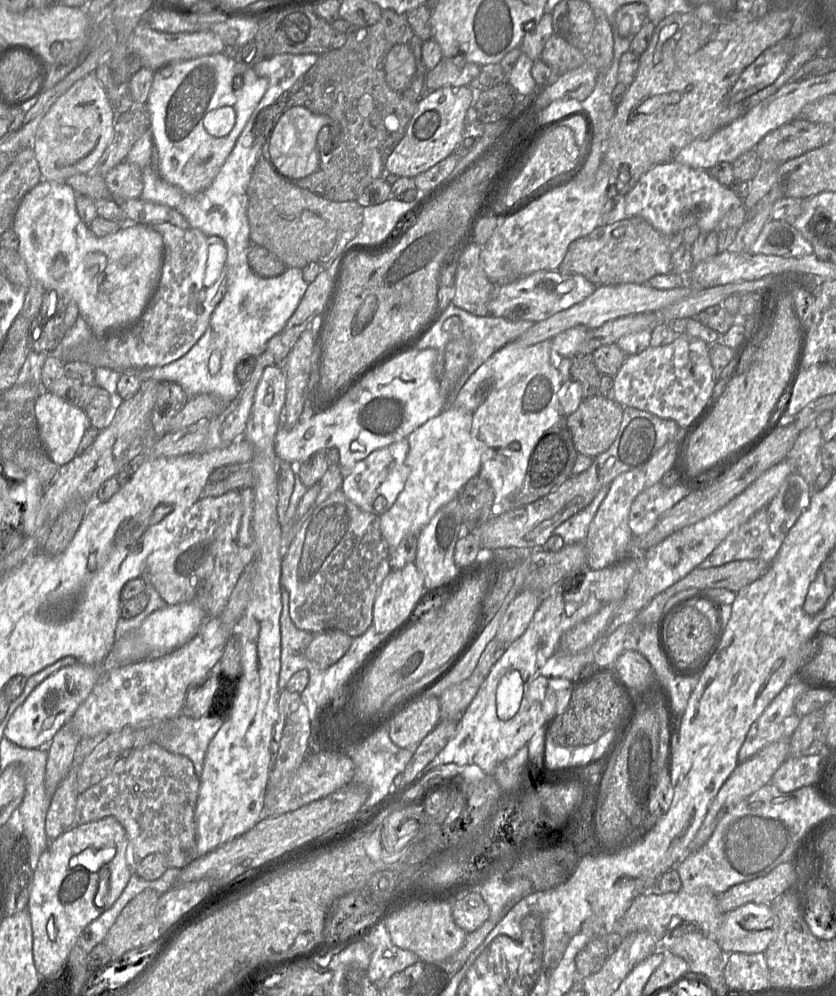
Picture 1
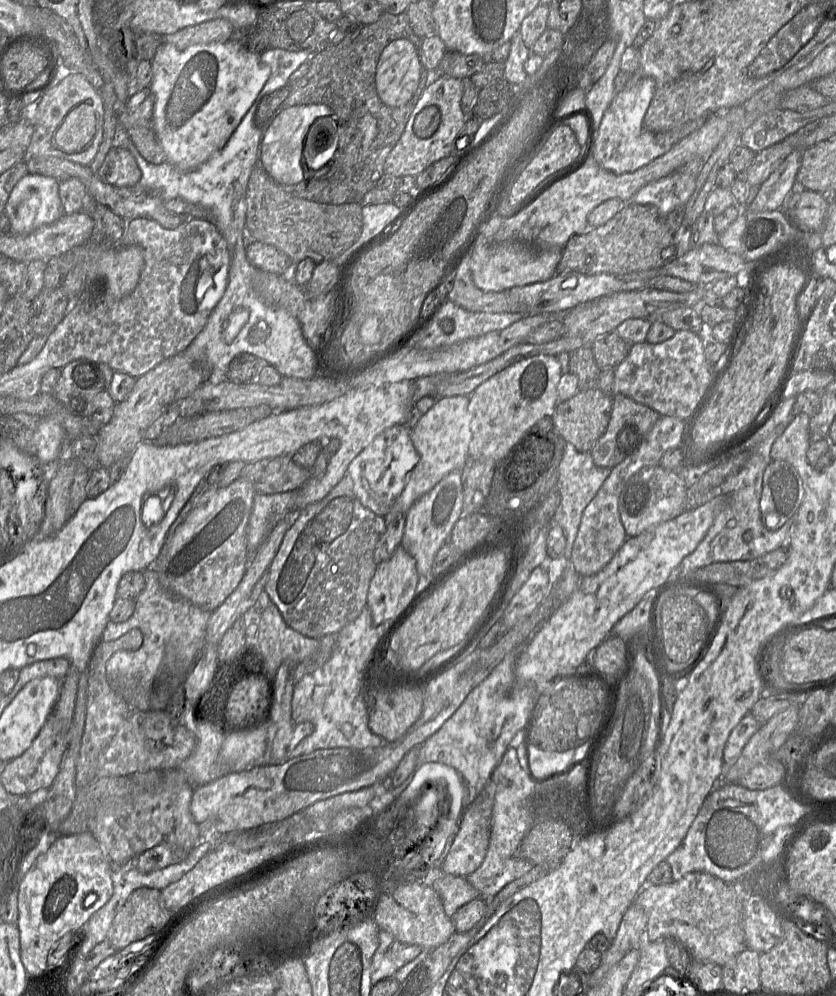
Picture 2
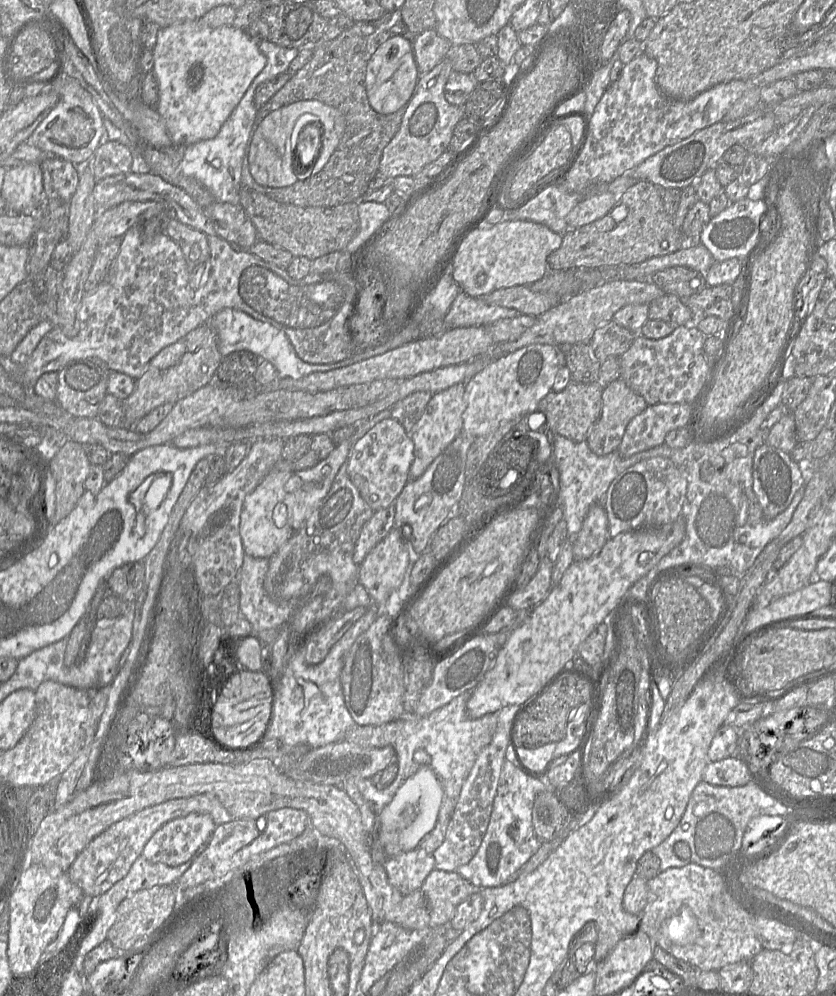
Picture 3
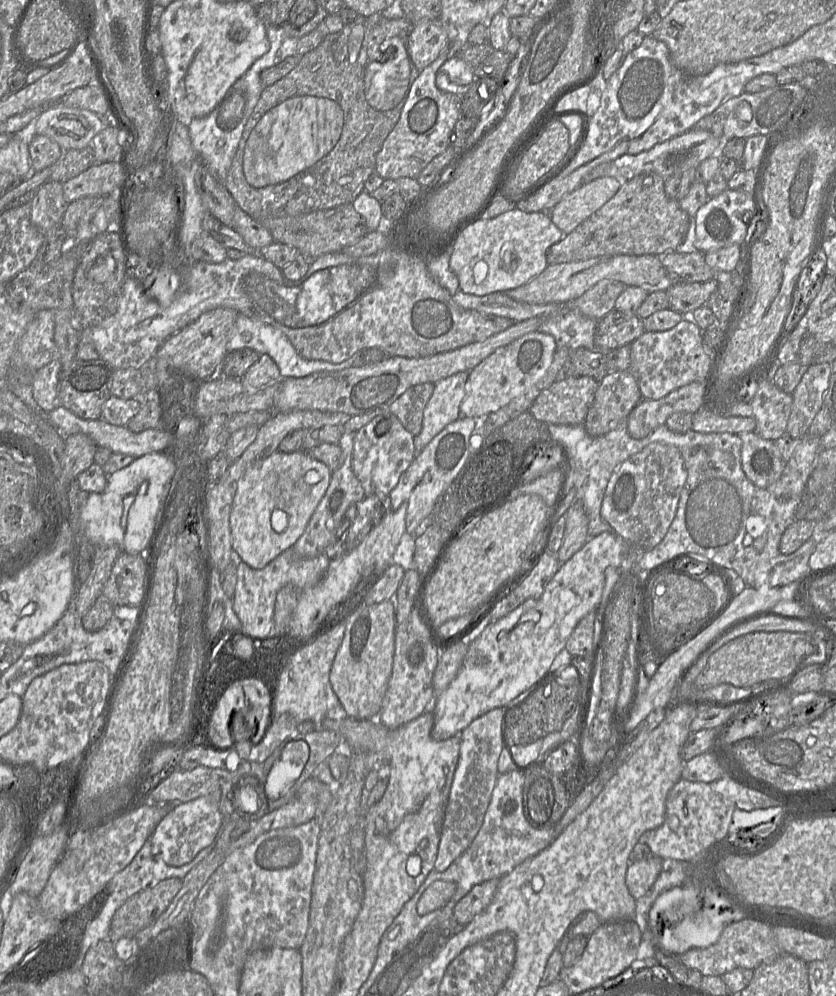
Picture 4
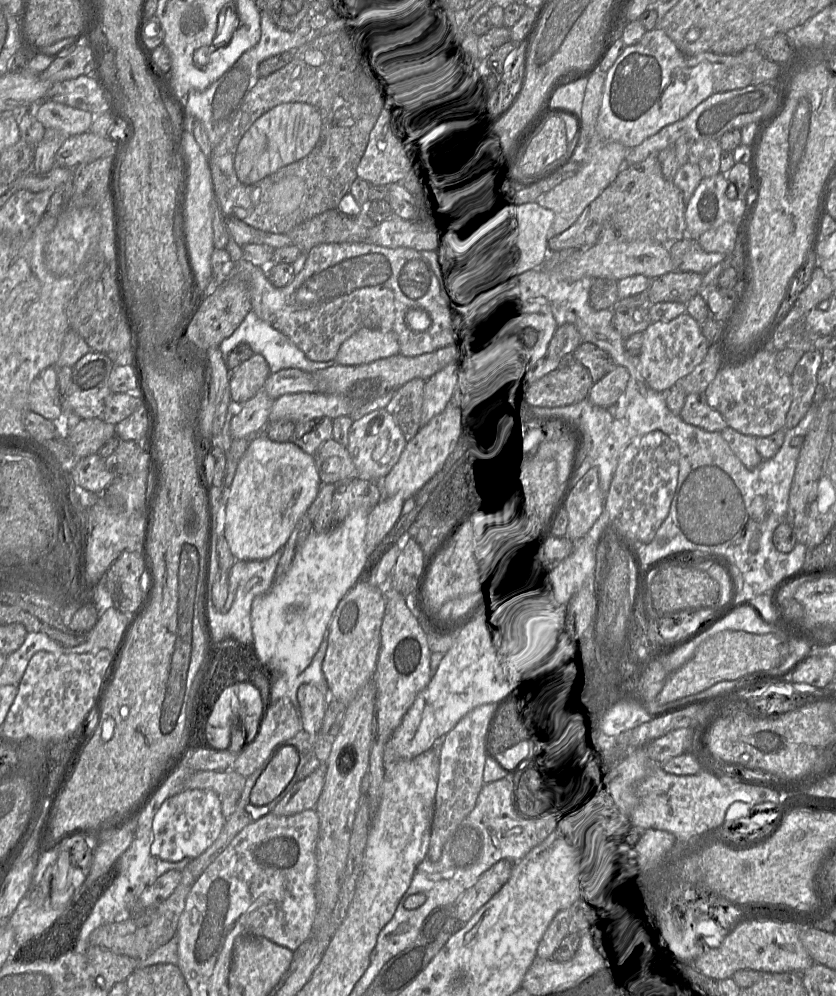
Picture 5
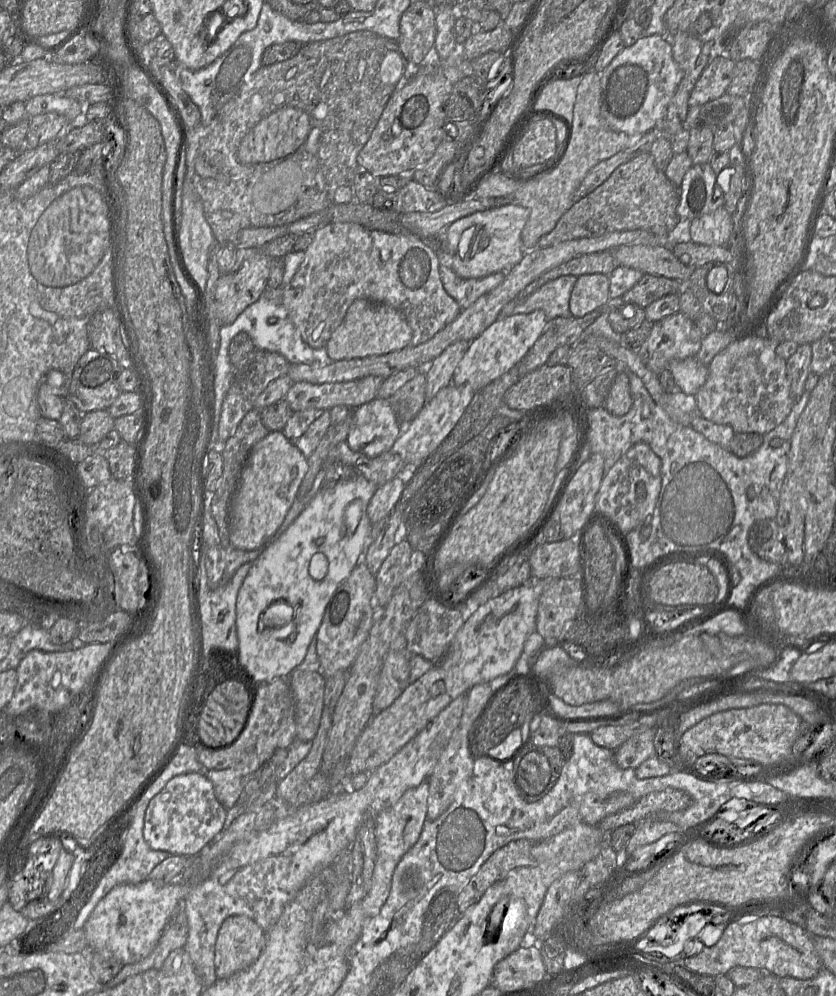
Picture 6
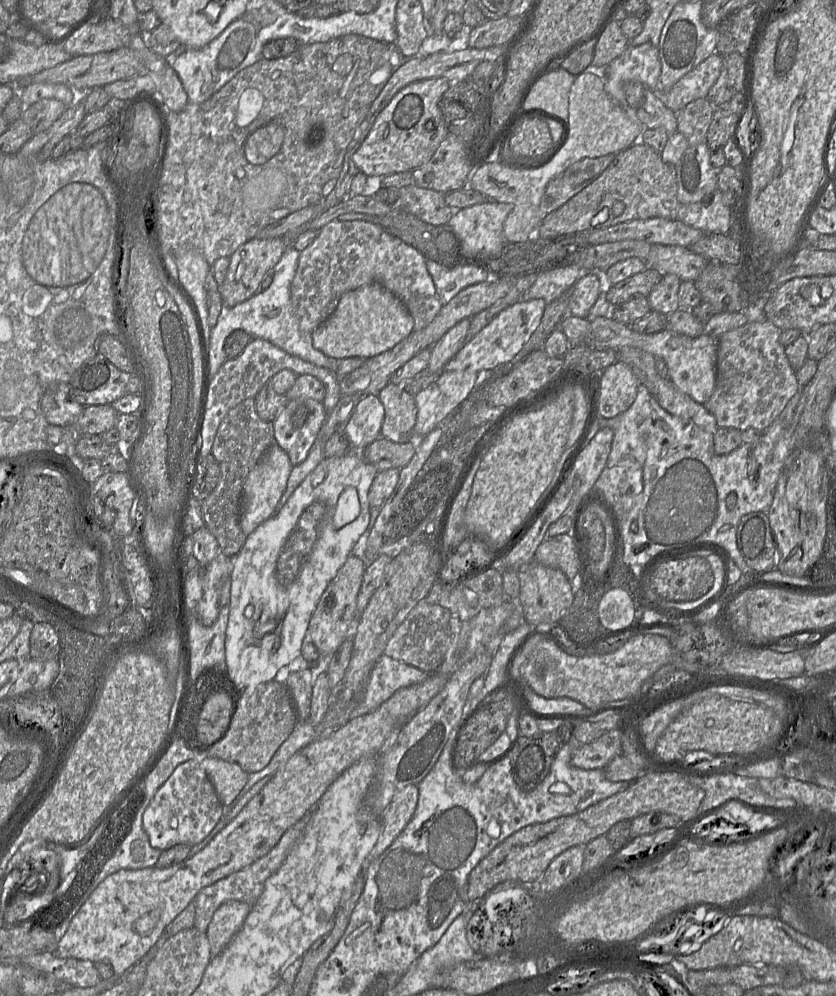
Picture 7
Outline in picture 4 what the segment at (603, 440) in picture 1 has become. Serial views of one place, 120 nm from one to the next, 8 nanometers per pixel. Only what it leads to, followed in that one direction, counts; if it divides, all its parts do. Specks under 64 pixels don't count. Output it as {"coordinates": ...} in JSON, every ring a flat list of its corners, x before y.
{"coordinates":[[569,376,543,389,529,412,546,424,584,424,599,382,589,376]]}

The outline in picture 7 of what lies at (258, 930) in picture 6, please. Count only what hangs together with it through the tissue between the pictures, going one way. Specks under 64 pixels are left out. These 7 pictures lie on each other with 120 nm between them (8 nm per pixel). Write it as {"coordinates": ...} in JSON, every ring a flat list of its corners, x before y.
{"coordinates":[[232,900,215,911,207,930,211,959,218,956,232,941,243,926,250,909,248,904]]}

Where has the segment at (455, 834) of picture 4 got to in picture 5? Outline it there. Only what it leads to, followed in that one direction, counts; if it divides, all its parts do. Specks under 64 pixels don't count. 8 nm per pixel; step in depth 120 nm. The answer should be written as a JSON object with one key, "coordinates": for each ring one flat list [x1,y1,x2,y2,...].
{"coordinates":[[499,701,473,708,439,742,439,779,435,797,431,841,427,857,438,861,442,845,449,833,475,808,479,793,485,783,484,767,488,756,487,735]]}

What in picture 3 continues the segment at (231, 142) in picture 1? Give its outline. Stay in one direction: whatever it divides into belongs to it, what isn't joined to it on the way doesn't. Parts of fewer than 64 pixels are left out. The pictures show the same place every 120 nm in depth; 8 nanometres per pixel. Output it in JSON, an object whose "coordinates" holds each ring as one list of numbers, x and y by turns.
{"coordinates":[[184,21,160,28,152,50,155,73,159,83,157,112,165,121,173,146,179,149,202,140,214,138,241,101,255,77,267,63,259,44,245,30,233,25,208,27,200,21]]}

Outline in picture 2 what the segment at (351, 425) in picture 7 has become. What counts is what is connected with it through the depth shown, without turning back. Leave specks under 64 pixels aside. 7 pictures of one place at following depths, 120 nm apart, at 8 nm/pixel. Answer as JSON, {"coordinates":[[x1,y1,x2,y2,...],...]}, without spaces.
{"coordinates":[[394,425,363,449,349,464,346,474,352,479,354,493,360,503,384,517,404,488,408,475,419,462,419,455,411,441,406,425]]}

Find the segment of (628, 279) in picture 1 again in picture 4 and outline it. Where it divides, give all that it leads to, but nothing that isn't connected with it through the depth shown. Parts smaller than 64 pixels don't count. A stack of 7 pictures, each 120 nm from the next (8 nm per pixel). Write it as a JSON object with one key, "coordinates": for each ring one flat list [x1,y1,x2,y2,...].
{"coordinates":[[645,172,622,184,617,193,600,209,559,242,553,244,547,250,547,262,548,264,560,264,616,254,662,256,669,251,676,250,686,238,689,227,690,217,681,208,679,200,667,196,664,179,654,172]]}

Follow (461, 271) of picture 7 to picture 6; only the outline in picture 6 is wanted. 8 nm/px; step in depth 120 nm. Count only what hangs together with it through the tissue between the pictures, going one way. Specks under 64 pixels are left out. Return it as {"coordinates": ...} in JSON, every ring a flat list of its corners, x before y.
{"coordinates":[[440,265,439,273,445,291,461,309,465,309,480,296,499,286,503,282,506,272,493,273,483,278,465,279,459,277,451,267]]}

